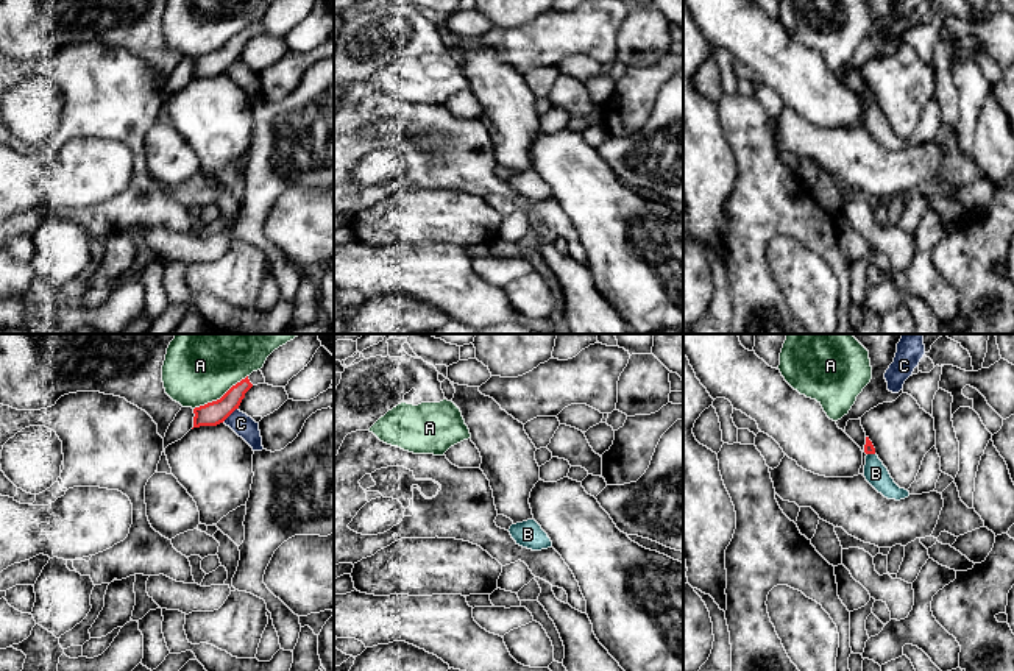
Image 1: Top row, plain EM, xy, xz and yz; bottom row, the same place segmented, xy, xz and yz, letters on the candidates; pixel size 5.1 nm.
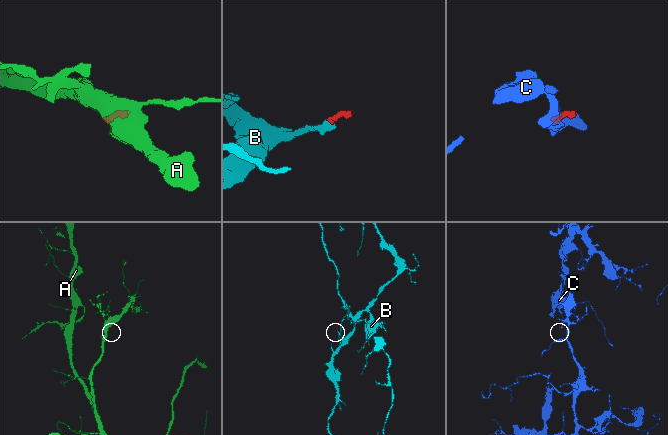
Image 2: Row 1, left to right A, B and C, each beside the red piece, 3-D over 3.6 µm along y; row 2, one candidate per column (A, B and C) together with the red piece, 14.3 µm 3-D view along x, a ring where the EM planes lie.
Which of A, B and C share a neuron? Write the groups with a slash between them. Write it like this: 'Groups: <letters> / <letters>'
Groups: A / B / C

